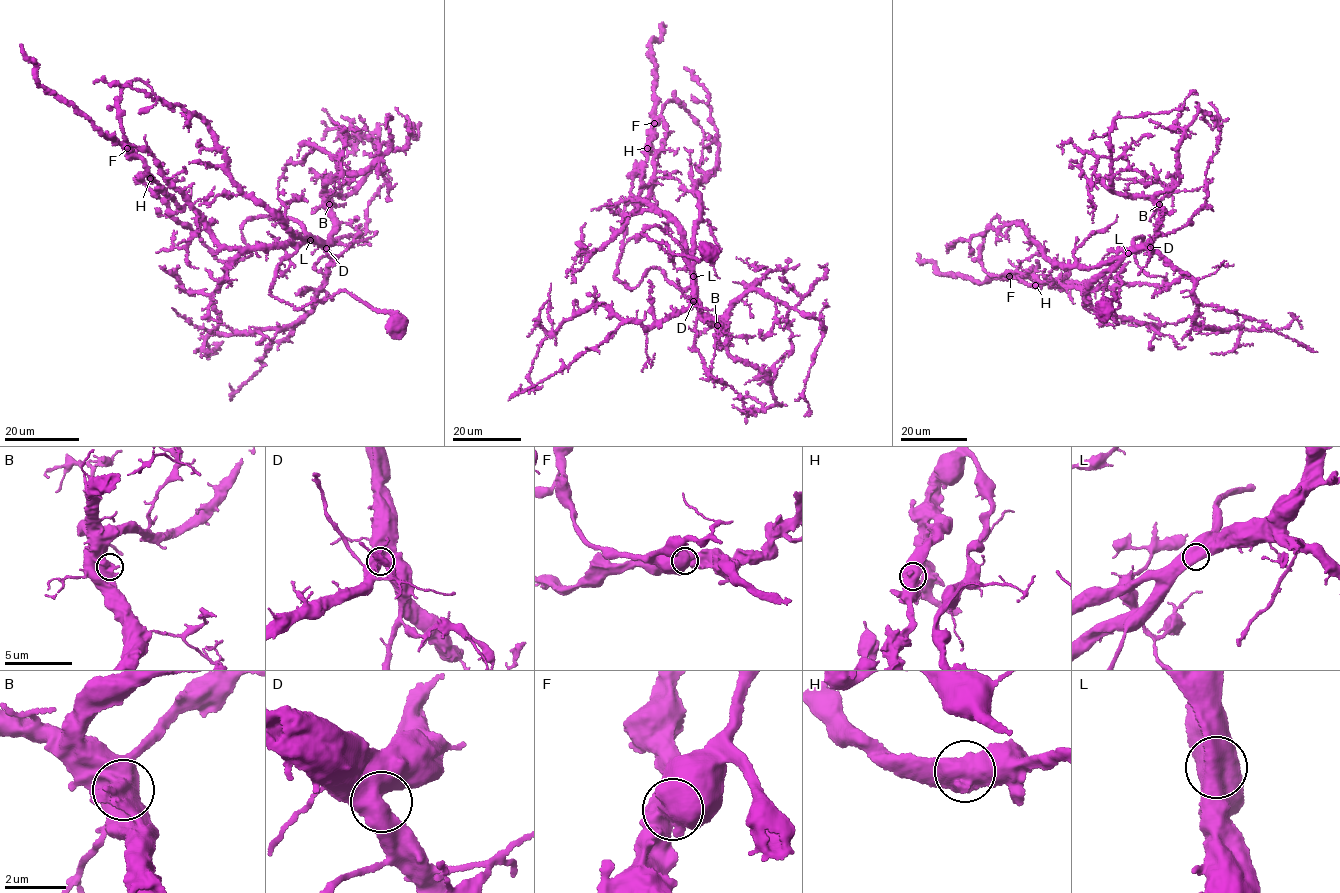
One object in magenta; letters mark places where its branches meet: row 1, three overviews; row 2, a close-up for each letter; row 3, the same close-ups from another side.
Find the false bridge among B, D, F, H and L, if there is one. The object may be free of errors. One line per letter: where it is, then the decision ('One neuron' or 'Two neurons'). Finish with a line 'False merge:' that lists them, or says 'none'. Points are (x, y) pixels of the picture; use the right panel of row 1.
B: Place: (1159, 204). One neuron
D: Place: (1150, 247). One neuron
F: Place: (1009, 276). Two neurons
H: Place: (1035, 285). One neuron
L: Place: (1128, 253). One neuron
False merge: F

